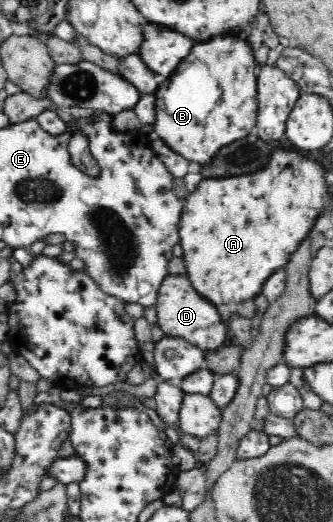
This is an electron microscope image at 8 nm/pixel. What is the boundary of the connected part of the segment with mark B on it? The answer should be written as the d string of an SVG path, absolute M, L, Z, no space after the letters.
M218 37L216 41L208 40L208 45L196 45L192 55L176 69L176 73L159 82L158 91L154 94L156 115L153 125L156 133L172 151L190 163L212 163L218 149L230 145L232 141L244 139L248 129L256 125L259 111L257 77L254 75L256 66L250 47L234 37Z

